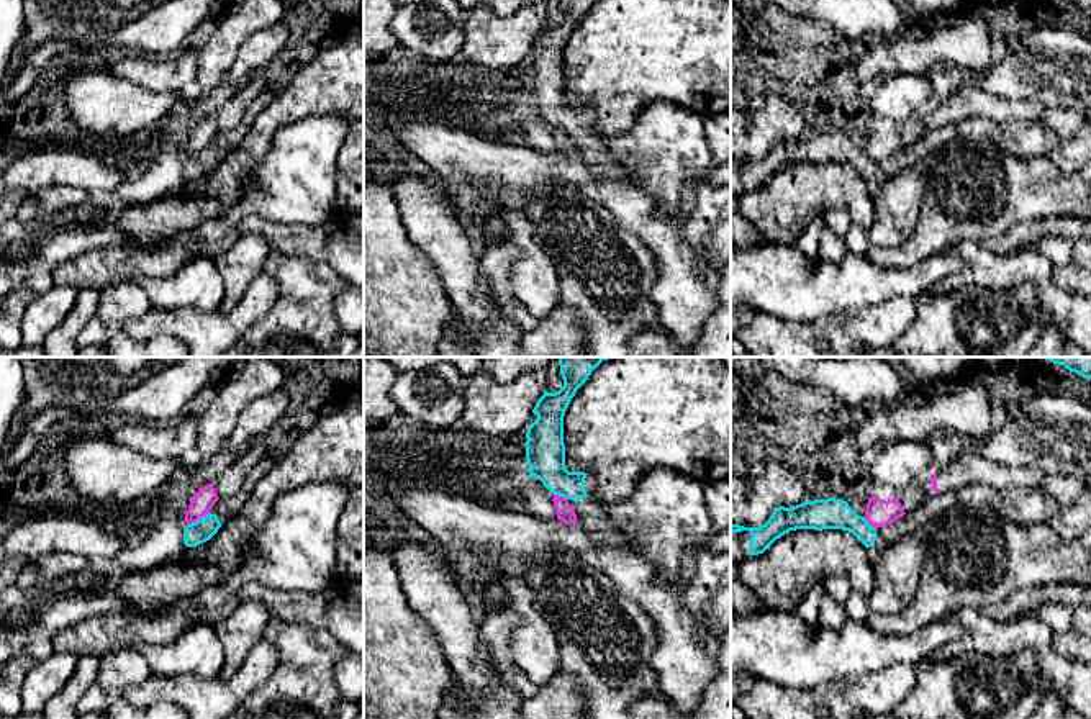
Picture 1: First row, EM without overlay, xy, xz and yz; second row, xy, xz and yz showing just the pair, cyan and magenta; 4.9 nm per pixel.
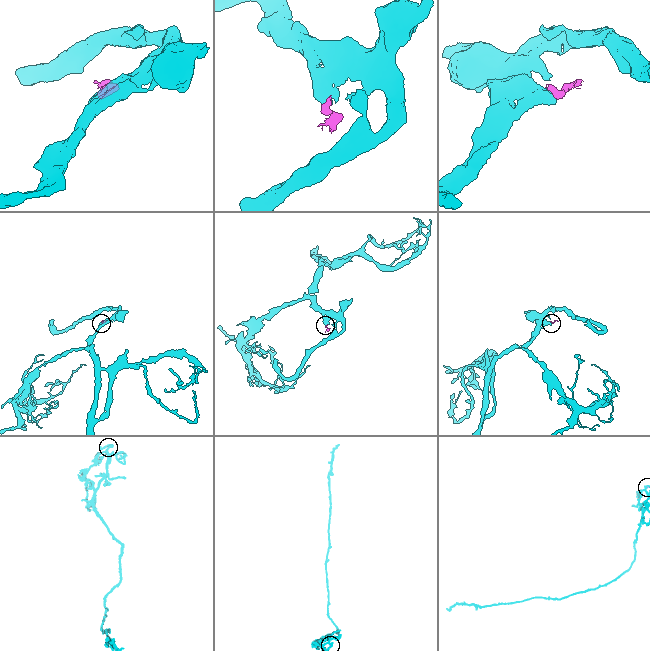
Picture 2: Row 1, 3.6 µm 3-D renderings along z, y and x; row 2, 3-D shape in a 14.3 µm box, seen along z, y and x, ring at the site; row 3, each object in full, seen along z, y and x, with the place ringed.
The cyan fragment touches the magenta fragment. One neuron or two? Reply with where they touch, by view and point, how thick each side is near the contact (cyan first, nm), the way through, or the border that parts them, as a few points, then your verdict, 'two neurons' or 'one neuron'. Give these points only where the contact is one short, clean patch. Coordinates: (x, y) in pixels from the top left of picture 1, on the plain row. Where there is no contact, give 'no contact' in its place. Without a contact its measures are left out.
meets cyan in xy at (199, 153); 110 nm thick on the cyan side, 110 nm on the other; border along xy (208, 144), (187, 158); two neurons

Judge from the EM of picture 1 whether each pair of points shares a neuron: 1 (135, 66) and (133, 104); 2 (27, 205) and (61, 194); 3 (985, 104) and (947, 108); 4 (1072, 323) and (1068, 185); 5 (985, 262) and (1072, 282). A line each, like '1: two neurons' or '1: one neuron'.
1: two neurons
2: one neuron
3: one neuron
4: two neurons
5: two neurons

